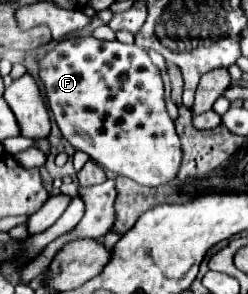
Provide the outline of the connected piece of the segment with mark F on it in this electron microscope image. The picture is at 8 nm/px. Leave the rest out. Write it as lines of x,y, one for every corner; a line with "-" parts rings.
72,36
72,38
64,38
60,42
56,42
56,46
52,50
48,50
44,54
44,58
38,60
38,76
44,84
44,90
46,90
46,98
48,98
48,106
54,114
54,120
62,132
62,136
76,148
76,150
82,150
86,152
94,162
98,162
104,170
110,170
114,174
120,174
120,176
128,176
132,178
134,182
138,184
144,184
144,186
160,186
160,184
166,184
170,178
174,178
174,174
178,172
178,166
180,166
180,158
182,158
182,150
180,150
180,140
178,140
178,134
176,134
176,128
174,128
174,122
172,118
168,116
166,112
166,100
164,100
164,80
162,80
162,74
160,74
160,68
150,60
150,56
138,48
136,44
122,44
118,40
98,40
94,36

